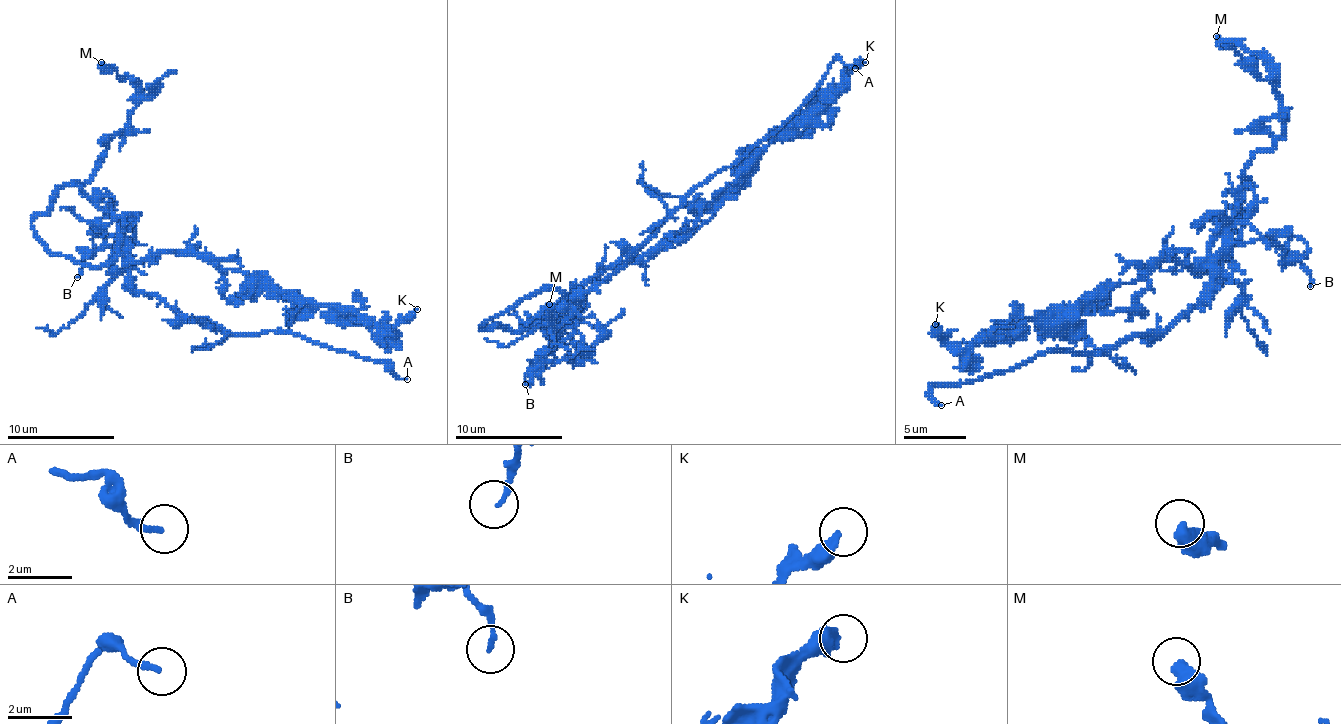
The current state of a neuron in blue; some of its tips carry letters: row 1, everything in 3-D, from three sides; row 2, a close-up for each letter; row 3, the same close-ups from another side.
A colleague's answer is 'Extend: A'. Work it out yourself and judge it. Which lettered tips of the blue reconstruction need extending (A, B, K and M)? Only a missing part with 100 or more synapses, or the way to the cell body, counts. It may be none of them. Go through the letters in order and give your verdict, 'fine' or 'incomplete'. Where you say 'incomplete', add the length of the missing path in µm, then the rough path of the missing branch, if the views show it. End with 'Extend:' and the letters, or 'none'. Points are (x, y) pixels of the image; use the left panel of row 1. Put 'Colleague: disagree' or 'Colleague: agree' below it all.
A: incomplete | 10 µm
B: fine
K: fine
M: fine
Extend: A
Colleague: agree

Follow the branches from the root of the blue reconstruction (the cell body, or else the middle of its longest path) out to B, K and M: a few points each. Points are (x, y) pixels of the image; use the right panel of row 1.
B: (1210, 274), (1210, 267), (1235, 242), (1298, 236), (1307, 246), (1307, 255), (1301, 261), (1310, 277), (1310, 286)
K: (1210, 274), (1166, 258), (1141, 280), (1107, 283), (1073, 308), (985, 333), (966, 349), (951, 346), (935, 324)
M: (1210, 274), (1279, 111), (1270, 61), (1216, 36)

